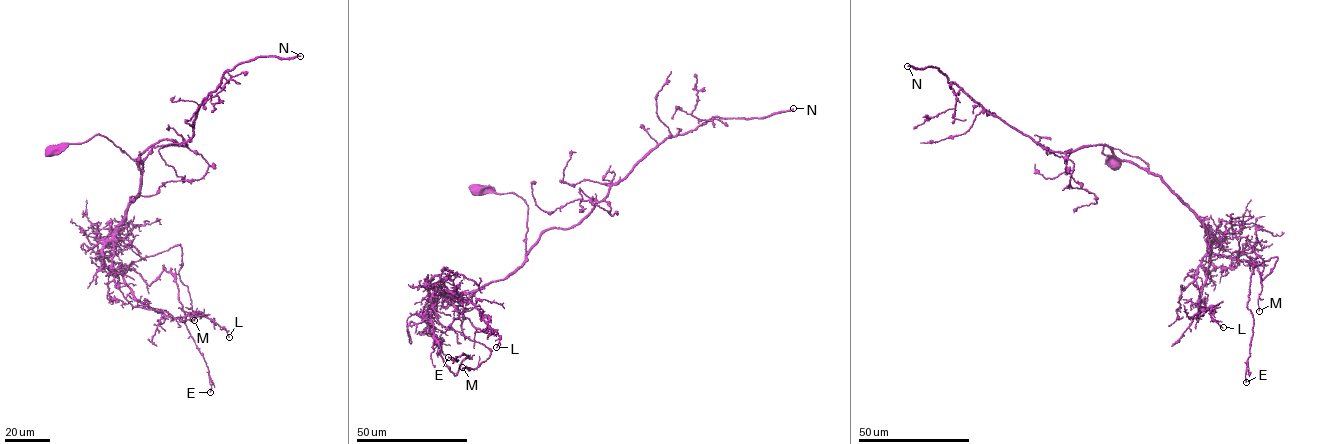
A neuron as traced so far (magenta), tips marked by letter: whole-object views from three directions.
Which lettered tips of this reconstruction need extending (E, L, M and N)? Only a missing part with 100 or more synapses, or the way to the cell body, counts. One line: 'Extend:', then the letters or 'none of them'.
Extend: N

